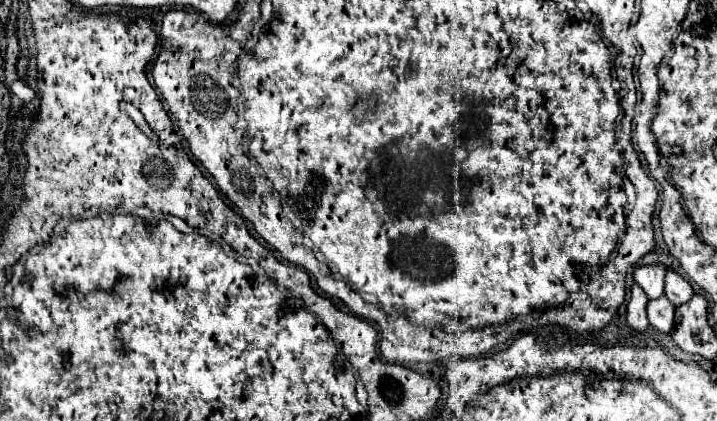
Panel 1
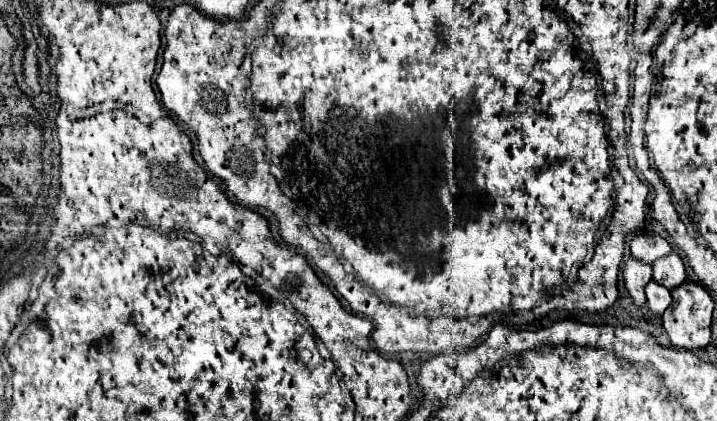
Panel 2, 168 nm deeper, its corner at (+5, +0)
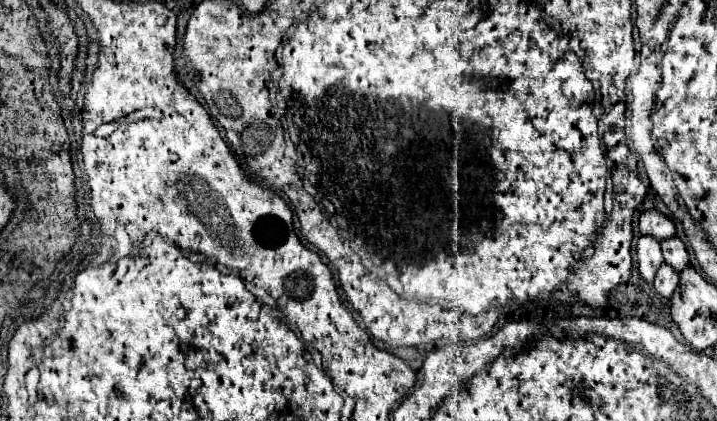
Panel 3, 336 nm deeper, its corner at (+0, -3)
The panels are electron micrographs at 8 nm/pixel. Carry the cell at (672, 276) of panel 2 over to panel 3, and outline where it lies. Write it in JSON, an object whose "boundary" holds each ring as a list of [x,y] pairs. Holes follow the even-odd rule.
{"boundary":[[[672,238],[672,240],[666,240],[666,242],[660,242],[662,246],[662,254],[664,254],[664,262],[668,266],[674,268],[674,272],[682,272],[688,268],[688,252],[684,248],[684,244],[678,240],[678,238]]]}

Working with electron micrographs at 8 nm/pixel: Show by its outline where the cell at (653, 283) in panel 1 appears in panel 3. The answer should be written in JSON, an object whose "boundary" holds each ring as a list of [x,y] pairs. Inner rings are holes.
{"boundary":[[[646,210],[646,212],[642,212],[638,228],[640,228],[642,236],[654,236],[654,240],[658,240],[658,242],[676,236],[676,228],[674,228],[672,218],[664,216],[658,210]]]}

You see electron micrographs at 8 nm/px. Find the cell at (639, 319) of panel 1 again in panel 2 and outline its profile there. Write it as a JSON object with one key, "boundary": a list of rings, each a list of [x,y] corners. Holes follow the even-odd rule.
{"boundary":[[[631,257],[623,267],[623,279],[625,287],[633,297],[633,303],[639,307],[645,303],[645,285],[651,281],[653,267],[649,263],[643,263],[635,257]]]}

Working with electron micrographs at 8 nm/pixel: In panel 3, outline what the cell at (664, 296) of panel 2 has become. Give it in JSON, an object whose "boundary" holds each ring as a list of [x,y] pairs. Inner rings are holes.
{"boundary":[[[668,264],[660,266],[656,272],[656,280],[654,280],[654,290],[658,292],[658,296],[670,298],[670,294],[676,290],[676,284],[678,284],[678,274],[670,270]]]}

